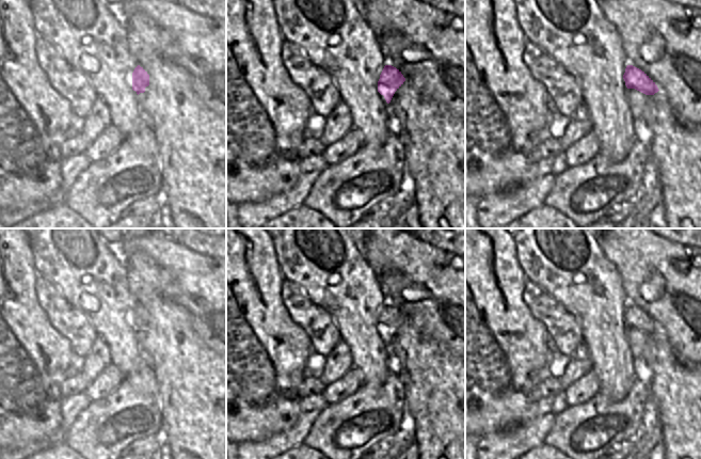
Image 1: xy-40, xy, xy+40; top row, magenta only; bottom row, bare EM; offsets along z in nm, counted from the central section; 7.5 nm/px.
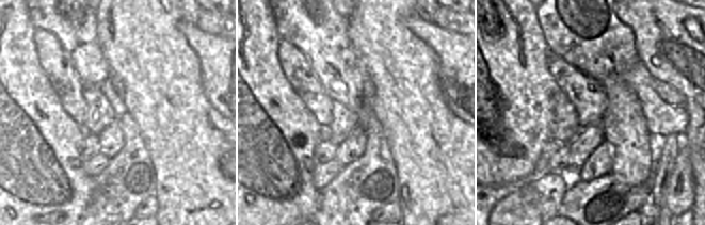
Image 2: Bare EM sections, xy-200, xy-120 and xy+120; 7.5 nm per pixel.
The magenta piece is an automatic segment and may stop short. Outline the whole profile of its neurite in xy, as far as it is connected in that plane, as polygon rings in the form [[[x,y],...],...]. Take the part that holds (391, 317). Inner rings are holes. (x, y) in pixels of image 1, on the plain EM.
[[[385,304],[378,320],[378,331],[383,334],[386,342],[389,343],[395,331],[404,320],[405,317],[399,308],[392,304]]]

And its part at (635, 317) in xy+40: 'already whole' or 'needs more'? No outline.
already whole

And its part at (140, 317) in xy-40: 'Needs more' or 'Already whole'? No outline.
Already whole

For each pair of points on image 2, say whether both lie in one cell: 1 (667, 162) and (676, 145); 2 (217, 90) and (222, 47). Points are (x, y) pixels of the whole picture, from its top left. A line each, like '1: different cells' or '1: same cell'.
1: same cell
2: same cell

